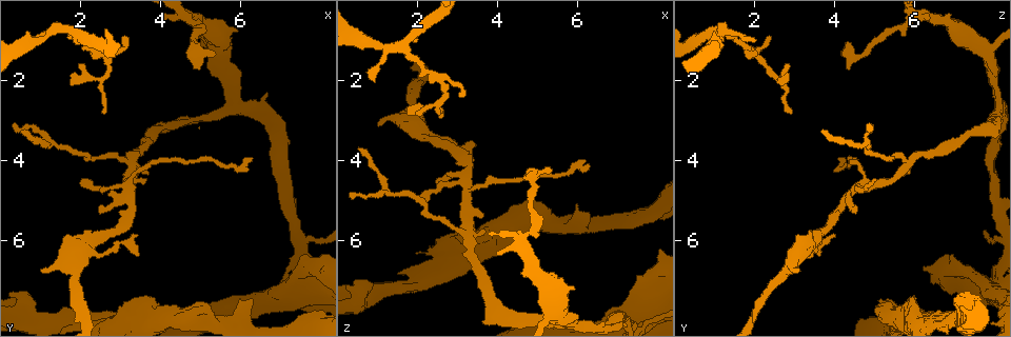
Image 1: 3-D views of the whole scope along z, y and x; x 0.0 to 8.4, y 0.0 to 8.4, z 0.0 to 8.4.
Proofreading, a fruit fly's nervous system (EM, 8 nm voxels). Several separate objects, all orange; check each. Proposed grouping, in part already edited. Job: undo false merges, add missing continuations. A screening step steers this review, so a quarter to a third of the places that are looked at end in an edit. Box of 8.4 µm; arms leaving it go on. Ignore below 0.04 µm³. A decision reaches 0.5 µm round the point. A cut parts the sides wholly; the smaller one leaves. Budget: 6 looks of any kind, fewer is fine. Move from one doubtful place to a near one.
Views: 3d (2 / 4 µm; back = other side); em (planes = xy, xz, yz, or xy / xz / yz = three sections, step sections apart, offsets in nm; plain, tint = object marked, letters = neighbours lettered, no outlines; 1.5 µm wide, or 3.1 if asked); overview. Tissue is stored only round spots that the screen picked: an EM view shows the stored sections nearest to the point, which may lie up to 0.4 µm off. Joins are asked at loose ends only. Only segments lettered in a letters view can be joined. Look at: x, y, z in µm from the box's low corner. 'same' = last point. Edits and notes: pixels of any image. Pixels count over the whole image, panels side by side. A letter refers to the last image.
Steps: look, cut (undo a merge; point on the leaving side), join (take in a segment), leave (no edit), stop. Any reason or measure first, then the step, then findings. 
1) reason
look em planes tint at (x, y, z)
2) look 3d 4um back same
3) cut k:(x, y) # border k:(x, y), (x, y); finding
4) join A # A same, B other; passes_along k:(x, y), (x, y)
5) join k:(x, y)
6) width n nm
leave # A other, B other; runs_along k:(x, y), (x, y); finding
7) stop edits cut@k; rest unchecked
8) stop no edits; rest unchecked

tapers out
look 3d 2um at (5.40, 1.25, 4.25)

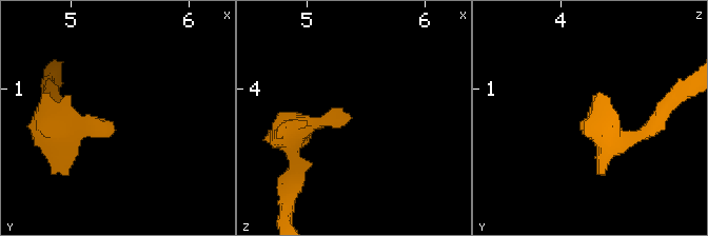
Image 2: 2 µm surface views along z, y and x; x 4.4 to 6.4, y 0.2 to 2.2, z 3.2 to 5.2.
look em planes tint at (5.34, 1.34, 4.30)

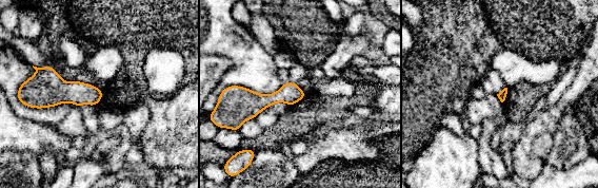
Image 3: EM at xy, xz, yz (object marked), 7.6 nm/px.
what lies round it
look em planes letters same

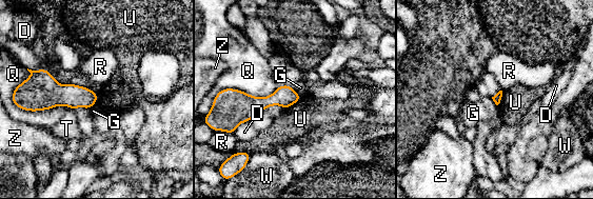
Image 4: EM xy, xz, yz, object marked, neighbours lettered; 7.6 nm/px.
longest_contact Q 420 nm
leave # D other, G other, Q other, R other, T other, U other, W other, Z other; border 4:(301, 96), (287, 108); no lettered segment goes on from it

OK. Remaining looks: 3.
an open end
look em planes letters at (3.05, 0.90, 2.45)

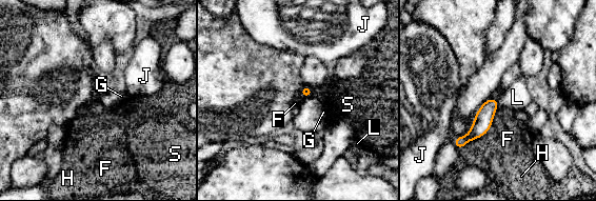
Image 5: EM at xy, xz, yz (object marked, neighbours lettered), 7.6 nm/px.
leave # F other, G other, H other, J other, L other, S other; border 5:(499, 105), (490, 128), (460, 148); none of them fits

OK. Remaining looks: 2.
stop no edits; rest unchecked

